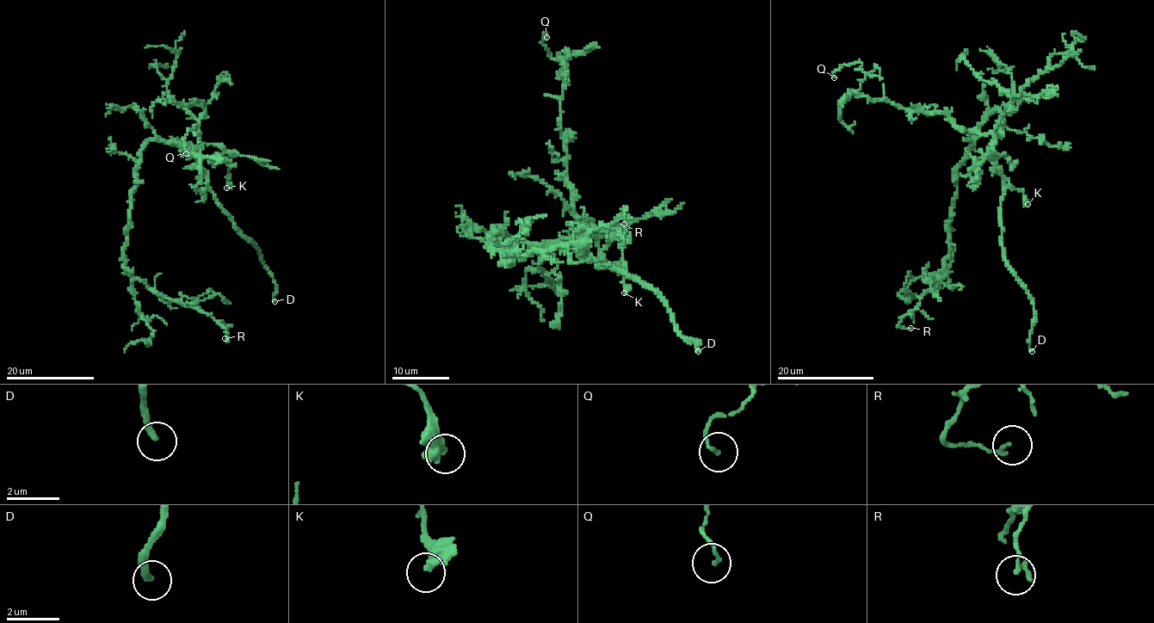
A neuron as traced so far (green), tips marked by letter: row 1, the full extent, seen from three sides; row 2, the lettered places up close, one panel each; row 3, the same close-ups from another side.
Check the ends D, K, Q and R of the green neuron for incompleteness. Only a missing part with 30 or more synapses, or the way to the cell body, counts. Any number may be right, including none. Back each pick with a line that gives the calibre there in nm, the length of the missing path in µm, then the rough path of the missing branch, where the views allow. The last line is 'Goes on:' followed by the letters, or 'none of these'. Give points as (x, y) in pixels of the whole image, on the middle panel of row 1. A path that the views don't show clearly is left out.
D: calibre 280 nm; missing 110 µm; course (698, 351), (726, 353), (705, 348), (713, 367), (681, 375), (540, 323), (433, 375)
Goes on: D

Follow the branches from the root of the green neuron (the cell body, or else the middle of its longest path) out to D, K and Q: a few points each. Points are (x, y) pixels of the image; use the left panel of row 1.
D: (142, 151), (150, 139), (191, 145), (216, 202), (257, 249), (275, 286), (274, 301)
K: (142, 151), (150, 139), (191, 144), (195, 147), (218, 144), (230, 163), (226, 188)
Q: (142, 151), (160, 139), (201, 144), (195, 154), (191, 147), (190, 157), (199, 156), (191, 130), (186, 153)

